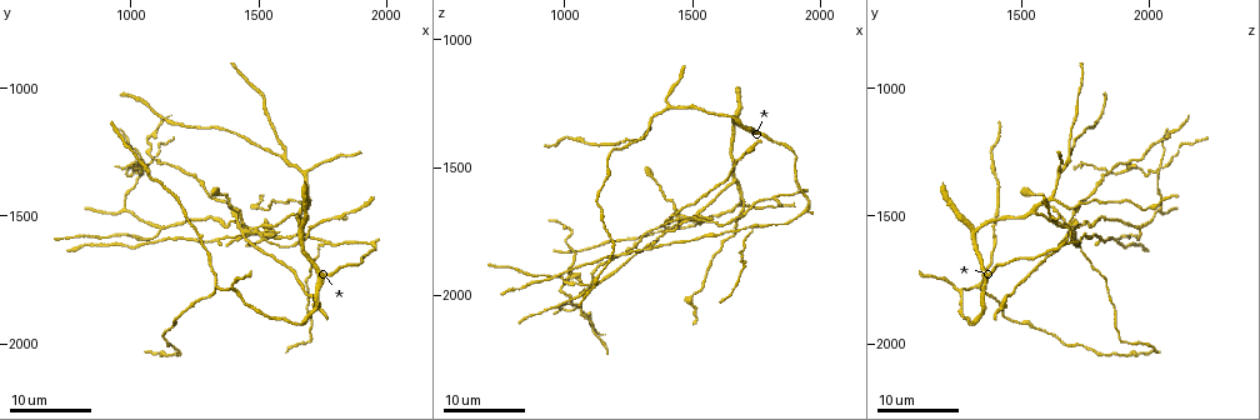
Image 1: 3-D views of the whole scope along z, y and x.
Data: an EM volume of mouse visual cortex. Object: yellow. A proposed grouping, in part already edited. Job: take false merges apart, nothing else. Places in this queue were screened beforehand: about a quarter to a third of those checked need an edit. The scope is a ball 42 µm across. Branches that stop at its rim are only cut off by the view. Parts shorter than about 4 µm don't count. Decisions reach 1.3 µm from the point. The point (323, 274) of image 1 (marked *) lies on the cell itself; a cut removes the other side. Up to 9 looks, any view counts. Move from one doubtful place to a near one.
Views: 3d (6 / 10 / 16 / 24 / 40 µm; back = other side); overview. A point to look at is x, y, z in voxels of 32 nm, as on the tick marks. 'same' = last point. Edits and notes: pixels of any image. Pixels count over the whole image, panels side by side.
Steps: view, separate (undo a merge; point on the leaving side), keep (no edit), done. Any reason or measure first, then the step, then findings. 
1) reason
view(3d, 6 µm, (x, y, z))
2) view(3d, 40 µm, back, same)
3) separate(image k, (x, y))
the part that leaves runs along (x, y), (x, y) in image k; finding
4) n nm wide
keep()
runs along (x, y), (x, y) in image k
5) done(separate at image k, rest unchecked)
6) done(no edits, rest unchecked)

three-way junction
view(3d, 24 µm, (1600, 1270, 1700))

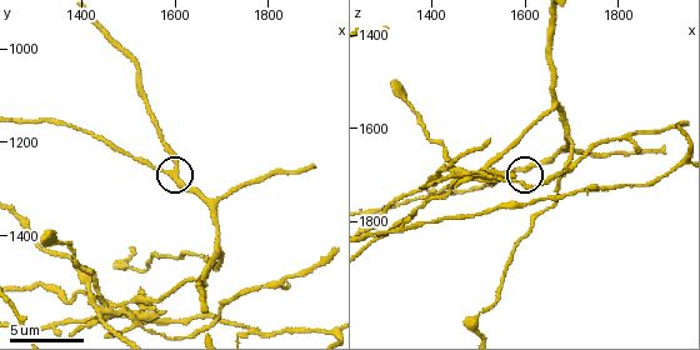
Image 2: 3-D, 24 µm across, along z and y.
view(3d, 10 µm, (1595, 1265, 1685))

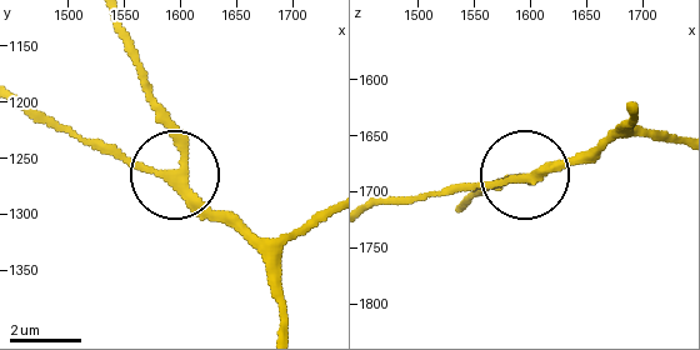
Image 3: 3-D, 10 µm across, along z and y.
view(3d, 6 µm, (1592, 1266, 1686))

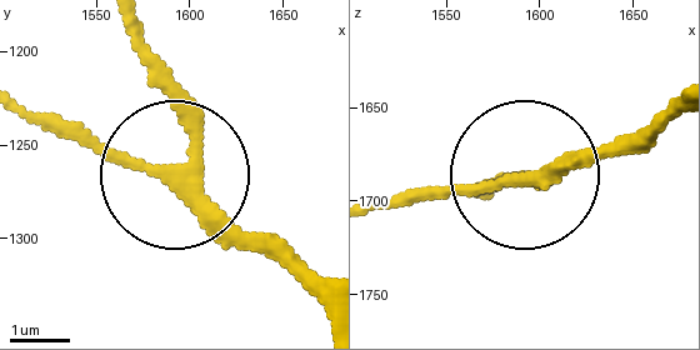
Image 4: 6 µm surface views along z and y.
side arm 15 µm
keep()
all the same cell

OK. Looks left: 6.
four-way junction
view(3d, 24 µm, (1660, 1490, 1560))

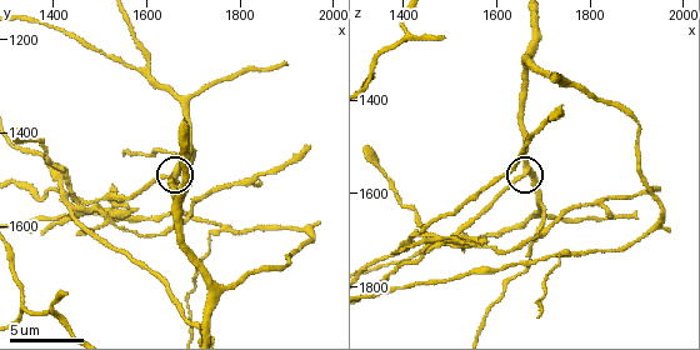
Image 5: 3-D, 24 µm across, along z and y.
view(3d, 10 µm, same)

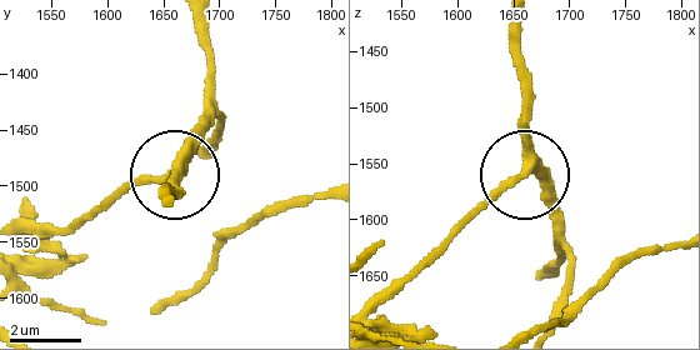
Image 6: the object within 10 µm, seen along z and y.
side arm 35 µm
keep()
runs along (520, 23), (520, 165), (561, 216) in image 6; one cell here

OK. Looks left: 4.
view(3d, 16 µm, (1120, 1540, 1970))

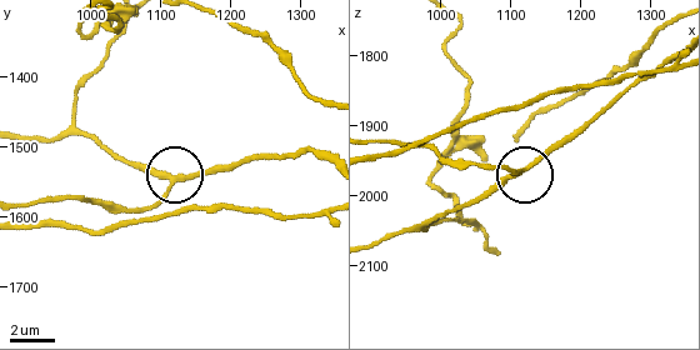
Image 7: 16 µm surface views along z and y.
view(3d, 6 µm, (1115, 1550, 1965))

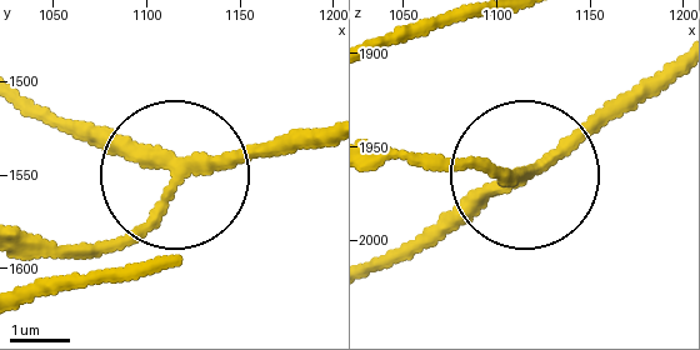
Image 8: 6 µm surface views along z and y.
200 nm wide
keep()
all the same cell

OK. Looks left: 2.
three-way junction
view(3d, 16 µm, (970, 1480, 2050))

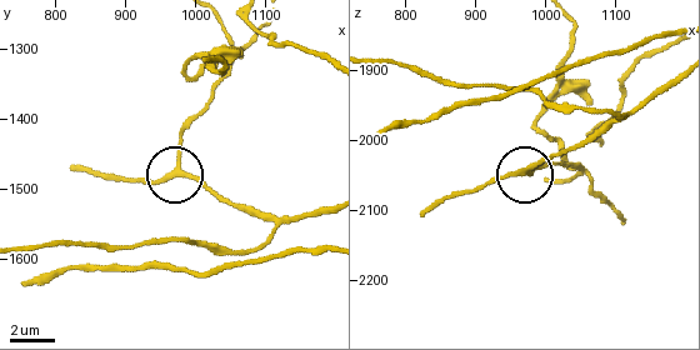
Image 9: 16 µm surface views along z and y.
closer look
view(3d, 6 µm, (975, 1465, 2045))

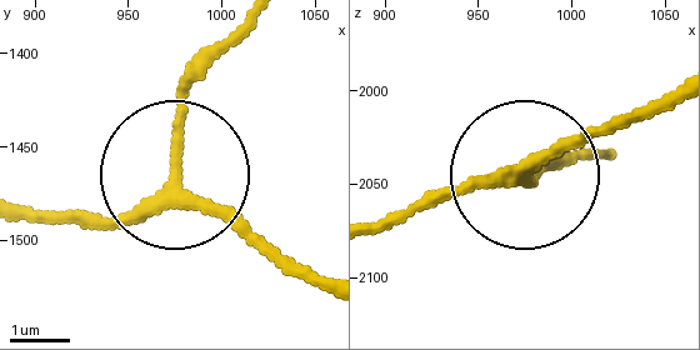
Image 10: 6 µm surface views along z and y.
3 arms
keep()
runs along (325, 283), (176, 183), (101, 218), (46, 218) in image 10; continuous, no second cell

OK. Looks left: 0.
done(no edits, rest unchecked)

